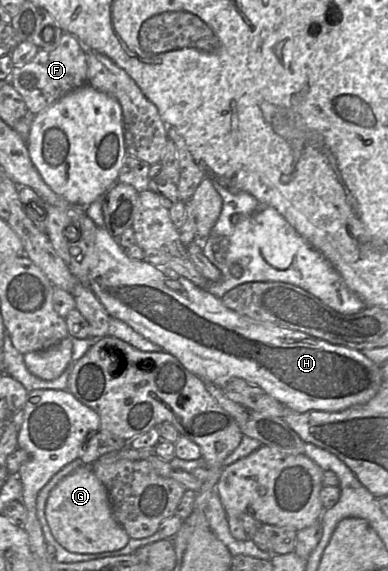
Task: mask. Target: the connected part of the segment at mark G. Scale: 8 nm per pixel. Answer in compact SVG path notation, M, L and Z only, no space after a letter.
M89 464L65 476L49 493L45 516L54 538L66 550L98 554L124 548L130 537L115 519L108 492Z

